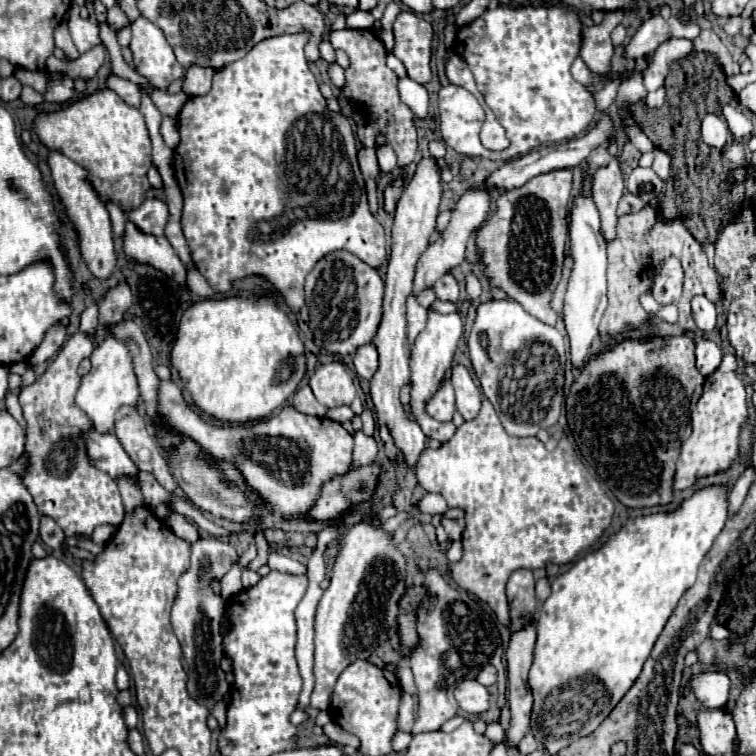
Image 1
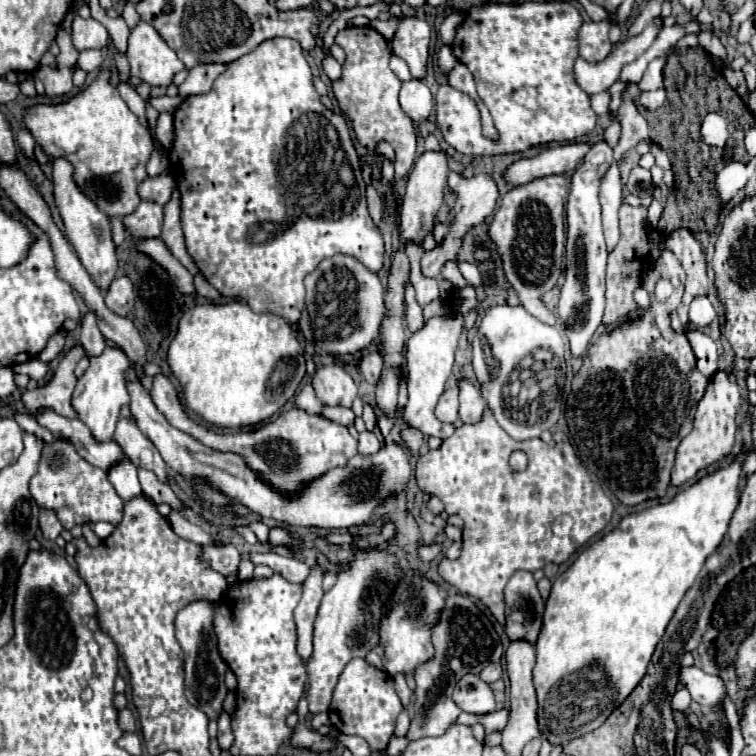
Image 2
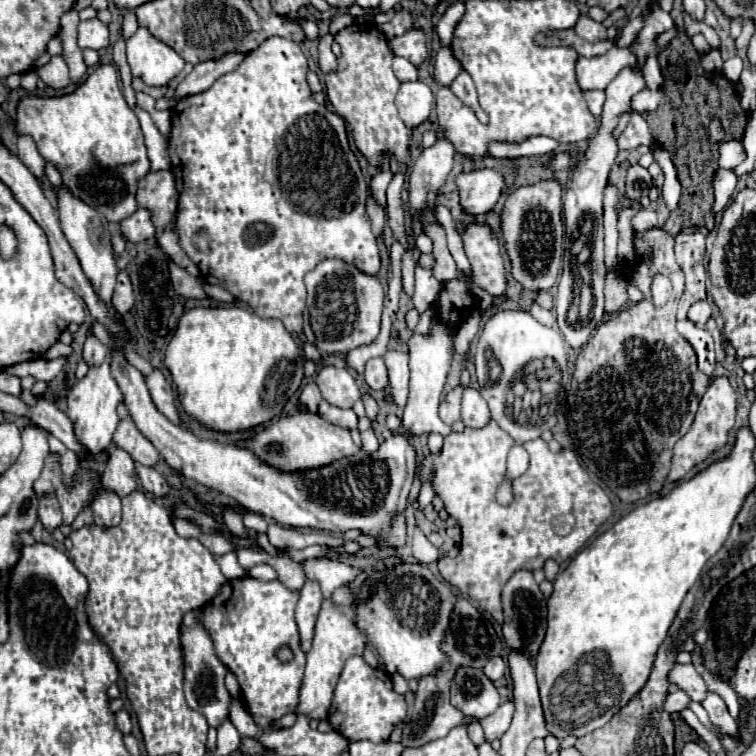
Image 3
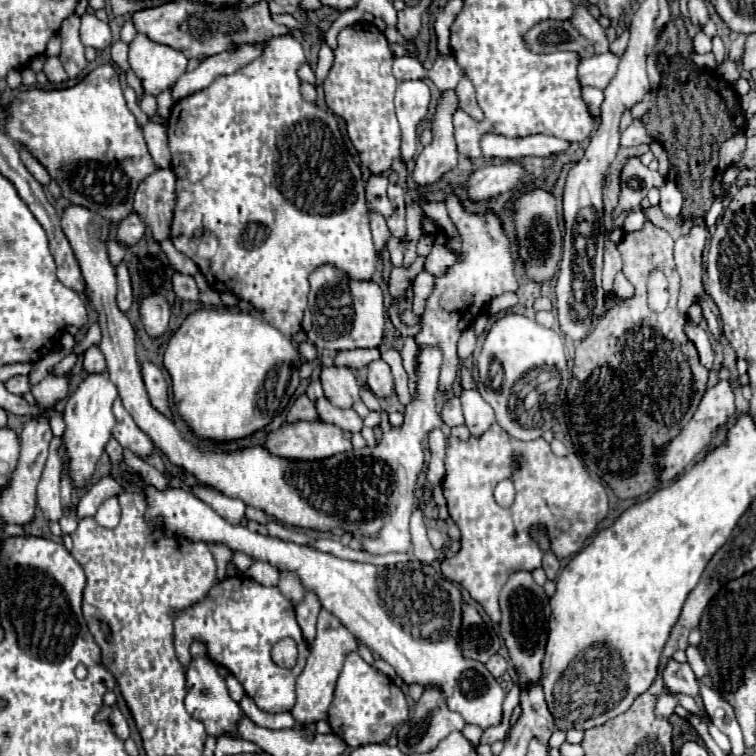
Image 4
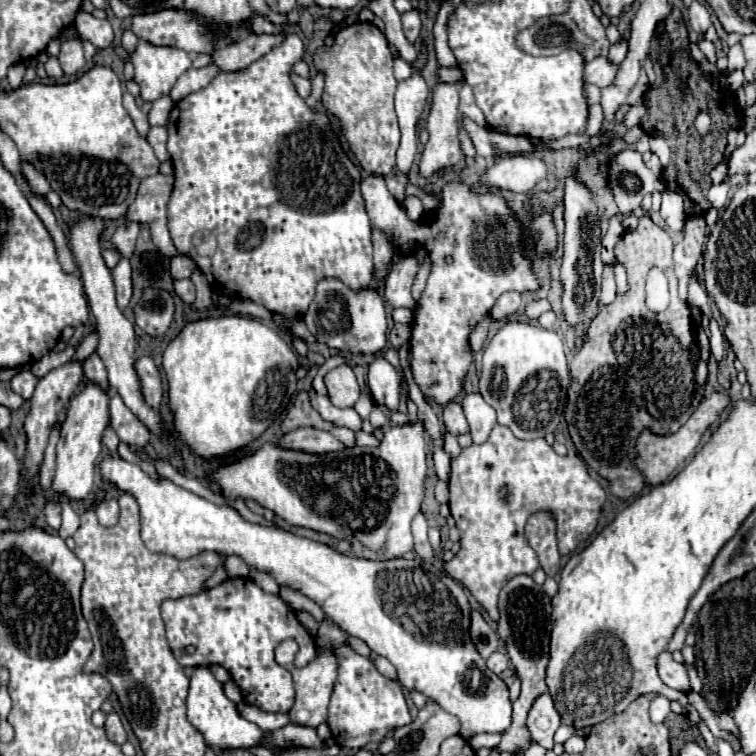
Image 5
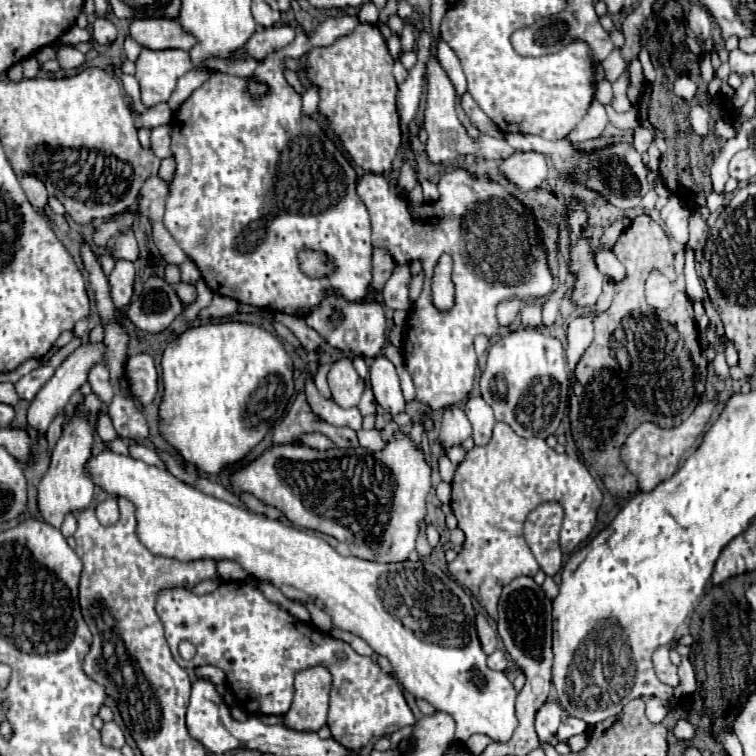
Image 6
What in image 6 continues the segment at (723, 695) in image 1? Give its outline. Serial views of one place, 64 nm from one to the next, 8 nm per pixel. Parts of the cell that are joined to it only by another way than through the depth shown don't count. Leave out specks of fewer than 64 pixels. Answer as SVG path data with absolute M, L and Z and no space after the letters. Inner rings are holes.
M668 646L656 648L656 652L652 654L654 672L656 672L656 676L658 676L660 682L664 682L664 684L668 684L668 686L678 686L678 682L680 682L678 672L676 672L678 668L670 662L668 654L670 654L670 648L668 648Z

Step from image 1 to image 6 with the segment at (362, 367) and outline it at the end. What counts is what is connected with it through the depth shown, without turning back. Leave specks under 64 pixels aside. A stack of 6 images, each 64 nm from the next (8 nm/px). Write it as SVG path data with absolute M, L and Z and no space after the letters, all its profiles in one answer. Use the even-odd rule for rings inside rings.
M376 356L370 366L370 384L376 396L376 402L390 412L392 416L404 412L406 402L402 400L402 390L394 364L386 356Z

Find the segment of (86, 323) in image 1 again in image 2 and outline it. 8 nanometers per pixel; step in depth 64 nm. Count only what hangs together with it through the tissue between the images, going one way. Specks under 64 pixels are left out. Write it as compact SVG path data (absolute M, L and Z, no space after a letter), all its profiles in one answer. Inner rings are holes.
M88 312L84 318L82 318L82 324L80 324L80 342L82 342L82 348L86 352L86 356L100 356L100 352L104 352L106 344L104 344L104 336L100 334L98 326L96 326L96 316L92 312Z

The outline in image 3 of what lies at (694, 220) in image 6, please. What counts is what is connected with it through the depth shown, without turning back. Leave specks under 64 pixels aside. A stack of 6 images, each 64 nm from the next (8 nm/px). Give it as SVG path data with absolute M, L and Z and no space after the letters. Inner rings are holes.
M680 232L676 236L674 252L686 278L686 288L680 304L680 318L686 318L688 308L696 300L706 300L706 236L702 232Z

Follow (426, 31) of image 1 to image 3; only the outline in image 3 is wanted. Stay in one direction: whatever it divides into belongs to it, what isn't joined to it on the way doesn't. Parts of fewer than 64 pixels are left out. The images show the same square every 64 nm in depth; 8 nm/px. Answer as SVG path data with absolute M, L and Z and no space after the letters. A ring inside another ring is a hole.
M414 28L402 36L392 38L388 44L396 56L404 56L416 66L422 64L426 58L426 36L418 28Z

